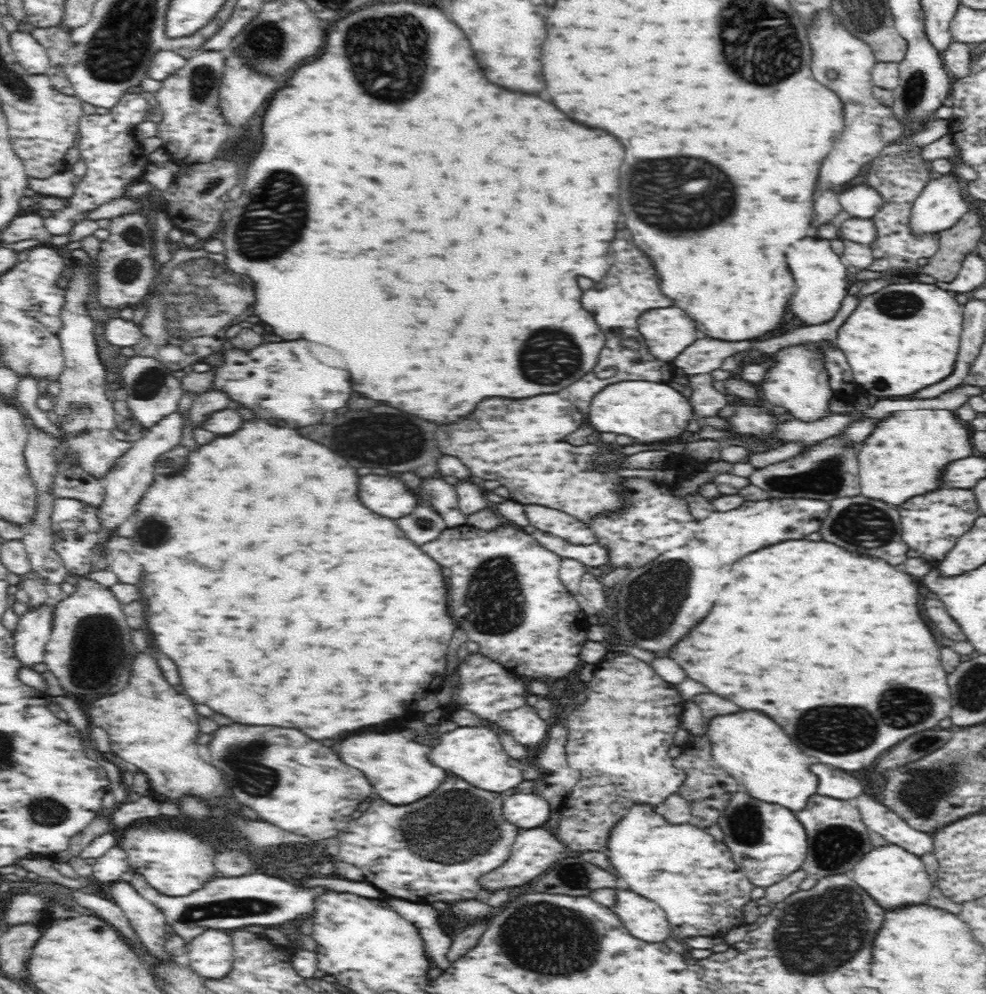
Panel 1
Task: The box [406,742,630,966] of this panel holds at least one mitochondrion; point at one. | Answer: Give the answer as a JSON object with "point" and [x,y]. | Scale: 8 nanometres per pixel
{"point":[451,824]}

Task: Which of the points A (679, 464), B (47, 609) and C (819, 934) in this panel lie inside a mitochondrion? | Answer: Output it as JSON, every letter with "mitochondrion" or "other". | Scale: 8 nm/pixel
{"A":"other","B":"other","C":"mitochondrion"}

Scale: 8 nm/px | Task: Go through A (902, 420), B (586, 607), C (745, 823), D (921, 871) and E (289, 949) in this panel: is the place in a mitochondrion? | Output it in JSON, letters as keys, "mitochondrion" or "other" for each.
{"A":"other","B":"other","C":"mitochondrion","D":"other","E":"other"}

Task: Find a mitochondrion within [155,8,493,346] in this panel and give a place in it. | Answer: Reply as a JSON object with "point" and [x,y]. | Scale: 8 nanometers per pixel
{"point":[394,62]}

